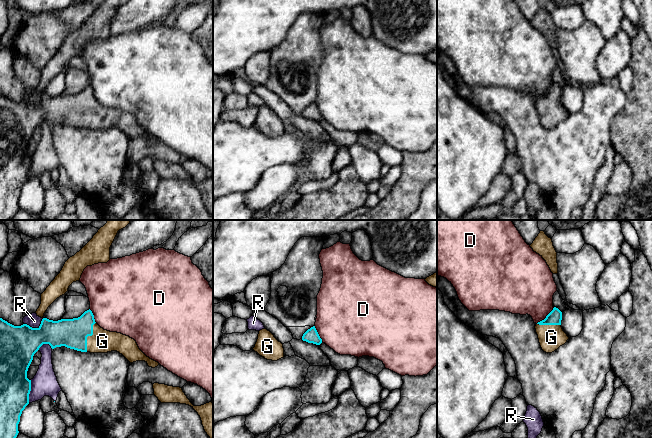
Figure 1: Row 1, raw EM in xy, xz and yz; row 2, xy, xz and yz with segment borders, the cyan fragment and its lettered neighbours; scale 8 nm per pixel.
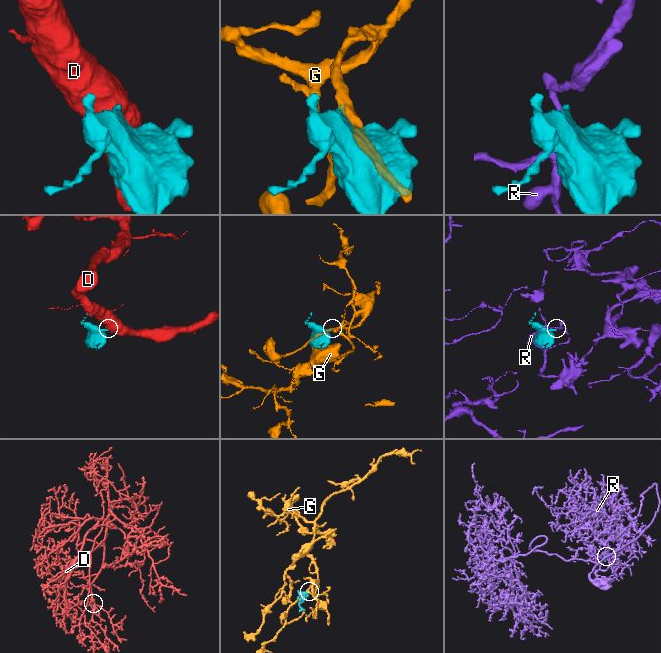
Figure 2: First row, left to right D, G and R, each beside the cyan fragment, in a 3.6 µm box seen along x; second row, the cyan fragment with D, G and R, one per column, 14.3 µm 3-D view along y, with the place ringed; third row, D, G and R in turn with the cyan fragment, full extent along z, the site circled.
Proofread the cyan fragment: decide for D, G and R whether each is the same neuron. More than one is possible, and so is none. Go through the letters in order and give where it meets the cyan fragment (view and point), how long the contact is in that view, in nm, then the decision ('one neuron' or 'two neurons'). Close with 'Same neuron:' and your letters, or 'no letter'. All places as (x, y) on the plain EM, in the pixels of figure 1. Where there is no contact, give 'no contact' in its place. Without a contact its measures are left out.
D: contact yz (546, 93); length 200 nm; two neurons
G: contact xy (88, 111); length 260 nm; one neuron
R: contact xy (35, 104); length 170 nm; two neurons
Same neuron: G

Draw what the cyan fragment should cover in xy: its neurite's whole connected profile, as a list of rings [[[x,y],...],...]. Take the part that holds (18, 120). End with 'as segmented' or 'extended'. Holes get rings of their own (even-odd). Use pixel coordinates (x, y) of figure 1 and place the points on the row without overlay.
[[[85,87],[80,93],[73,95],[61,95],[58,97],[43,94],[38,104],[32,104],[27,100],[14,102],[0,94],[0,220],[11,220],[17,213],[20,192],[25,183],[29,180],[31,167],[31,156],[27,154],[28,144],[33,136],[34,130],[43,120],[49,120],[52,125],[65,122],[81,128],[107,129],[117,127],[122,130],[130,139],[145,137],[149,143],[155,144],[160,141],[158,138],[147,133],[138,123],[136,117],[129,112],[117,108],[110,108],[101,104],[94,95],[92,87]]]; extended

